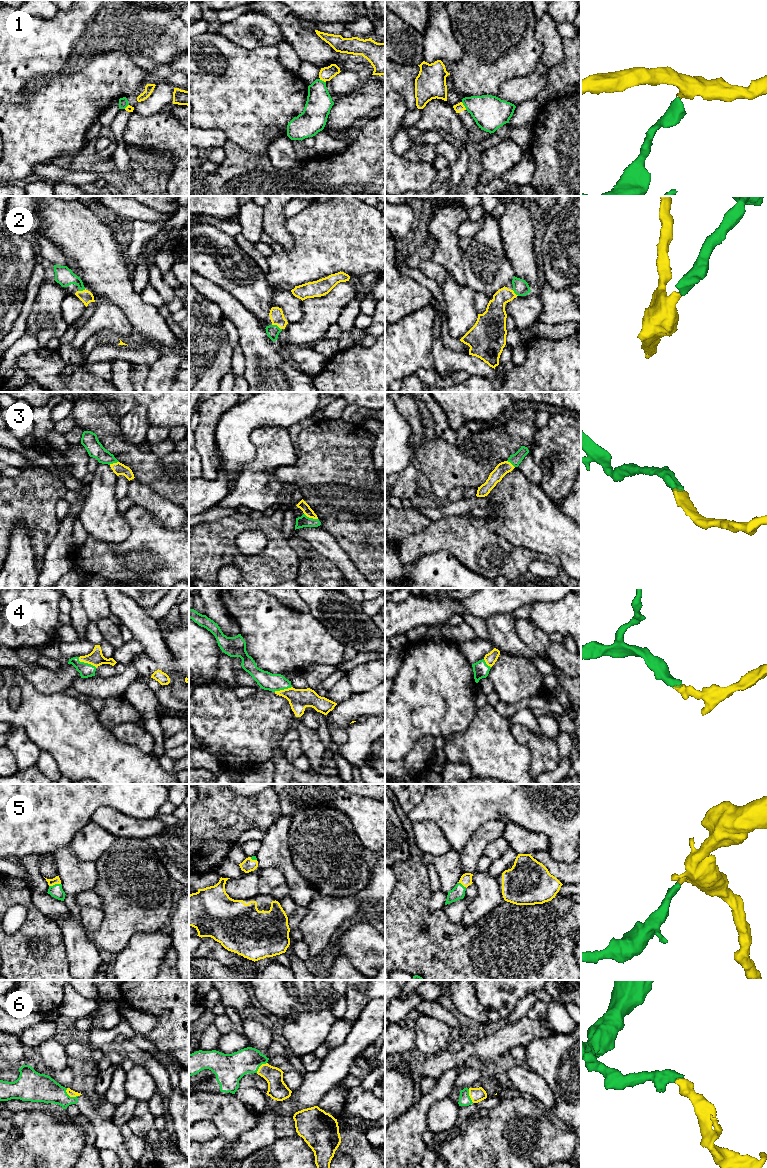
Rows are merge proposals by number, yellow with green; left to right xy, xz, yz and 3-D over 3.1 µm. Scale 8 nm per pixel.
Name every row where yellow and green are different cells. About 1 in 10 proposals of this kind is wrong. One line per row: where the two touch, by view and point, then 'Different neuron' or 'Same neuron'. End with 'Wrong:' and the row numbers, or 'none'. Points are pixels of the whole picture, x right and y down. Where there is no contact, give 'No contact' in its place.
1: Touches yellow at yz (464, 106). Different neuron
2: Touches yellow at xz (277, 325). Same neuron
3: Touches yellow at xz (311, 517). Same neuron
4: Touches yellow at xy (86, 662). Same neuron
5: Touches yellow at xy (54, 884). Same neuron
6: Touches yellow at xy (70, 1096). Same neuron
Wrong: 1

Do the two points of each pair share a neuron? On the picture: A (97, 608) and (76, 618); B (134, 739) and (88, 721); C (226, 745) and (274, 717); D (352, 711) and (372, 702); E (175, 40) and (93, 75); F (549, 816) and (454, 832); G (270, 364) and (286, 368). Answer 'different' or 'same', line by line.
A: different
B: different
C: same
D: same
E: same
F: same
G: different

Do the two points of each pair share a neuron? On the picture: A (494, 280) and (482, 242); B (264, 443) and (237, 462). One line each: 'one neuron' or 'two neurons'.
A: one neuron
B: two neurons

